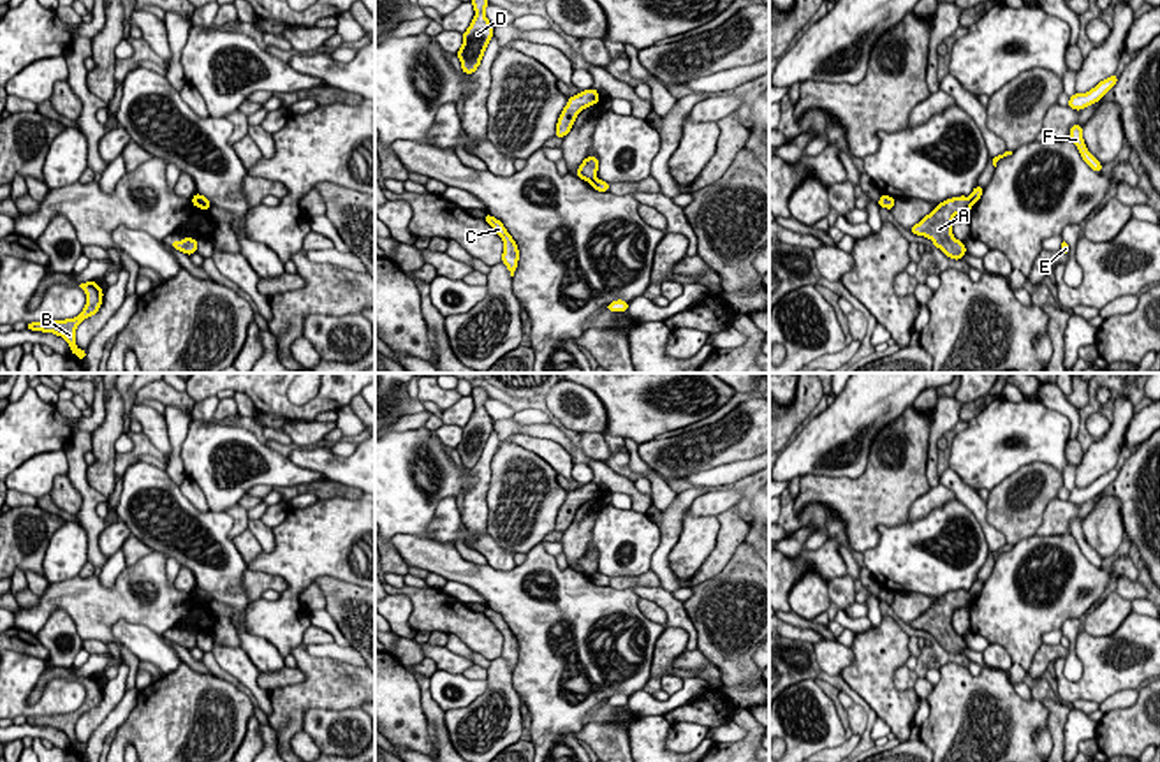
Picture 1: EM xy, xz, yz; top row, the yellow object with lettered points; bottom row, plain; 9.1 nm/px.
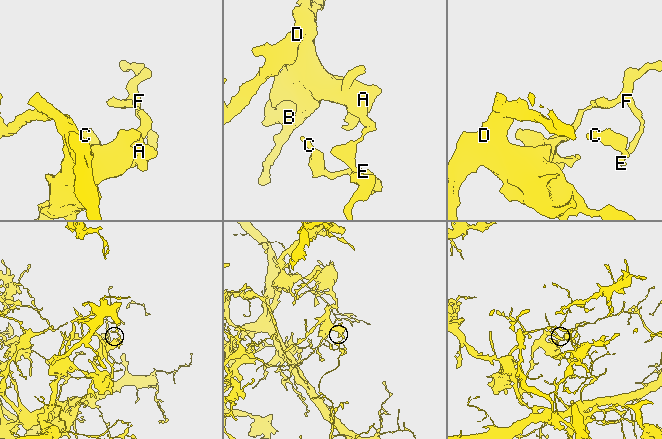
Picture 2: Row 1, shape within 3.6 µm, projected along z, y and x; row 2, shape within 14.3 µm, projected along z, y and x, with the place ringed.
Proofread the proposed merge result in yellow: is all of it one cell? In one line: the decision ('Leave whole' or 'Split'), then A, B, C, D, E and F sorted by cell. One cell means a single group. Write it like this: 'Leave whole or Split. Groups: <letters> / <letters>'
Split. Groups: A B D / C E F

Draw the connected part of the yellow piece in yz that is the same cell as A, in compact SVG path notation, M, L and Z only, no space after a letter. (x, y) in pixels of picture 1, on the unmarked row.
M951 591L940 597L919 618L915 618L910 626L931 634L933 639L949 653L961 655L961 651L966 648L966 641L963 635L954 632L952 614L959 607L970 607L972 600L970 591Z

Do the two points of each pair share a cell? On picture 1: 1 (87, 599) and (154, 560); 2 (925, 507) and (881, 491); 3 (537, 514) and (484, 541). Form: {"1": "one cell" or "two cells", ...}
{"1": "one cell", "2": "two cells", "3": "two cells"}

